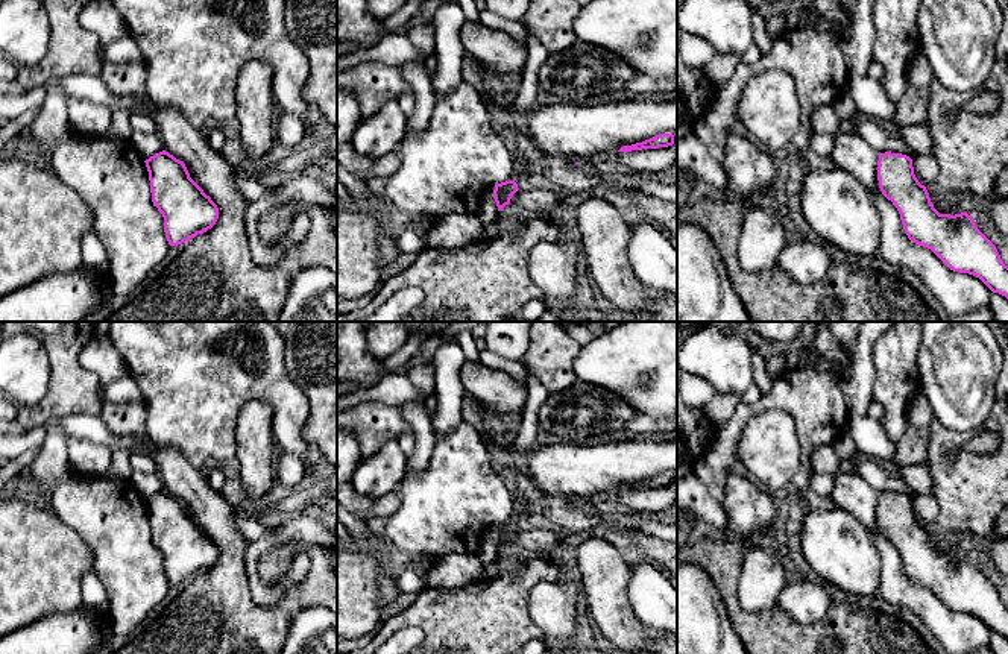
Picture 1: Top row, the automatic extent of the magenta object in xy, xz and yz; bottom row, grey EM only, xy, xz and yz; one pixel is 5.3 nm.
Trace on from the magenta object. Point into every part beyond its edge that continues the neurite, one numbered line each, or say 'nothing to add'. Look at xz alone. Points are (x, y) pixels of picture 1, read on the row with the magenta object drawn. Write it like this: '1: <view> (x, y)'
nothing to add

